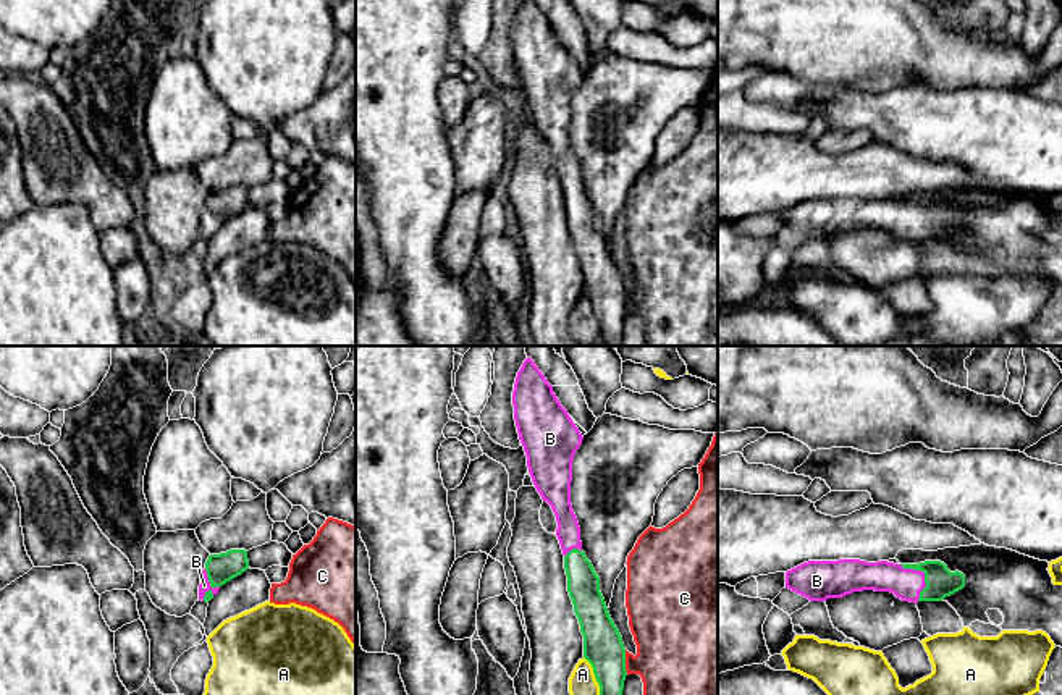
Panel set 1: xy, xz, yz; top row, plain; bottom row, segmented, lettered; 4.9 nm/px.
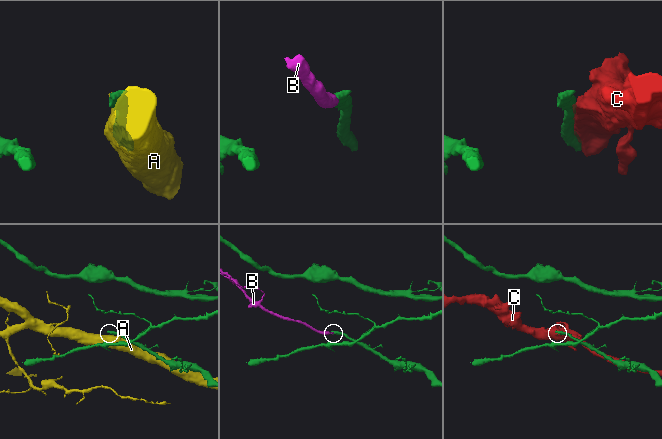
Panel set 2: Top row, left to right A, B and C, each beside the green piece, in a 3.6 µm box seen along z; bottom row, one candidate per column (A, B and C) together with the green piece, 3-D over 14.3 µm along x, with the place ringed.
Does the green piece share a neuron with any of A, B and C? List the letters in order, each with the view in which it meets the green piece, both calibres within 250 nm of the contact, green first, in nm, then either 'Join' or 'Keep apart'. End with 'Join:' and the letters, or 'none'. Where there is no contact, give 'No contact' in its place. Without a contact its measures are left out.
A: Touches green in xz. Thickness 200 nm (green) against 130 nm. Keep apart
B: Touches green in yz. Thickness 150 nm (green) against 160 nm. Join
C: Touches green in xz. Thickness 200 nm (green) against 360 nm. Keep apart
Join: B

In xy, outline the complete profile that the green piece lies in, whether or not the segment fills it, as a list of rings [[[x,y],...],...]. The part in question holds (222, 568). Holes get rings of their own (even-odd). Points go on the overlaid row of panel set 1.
[[[246,550],[210,554],[200,574],[199,600],[210,601],[221,585],[249,569]]]

